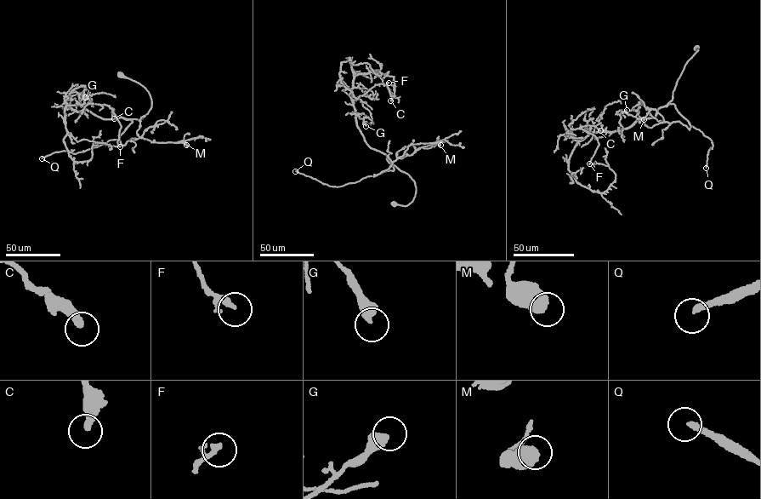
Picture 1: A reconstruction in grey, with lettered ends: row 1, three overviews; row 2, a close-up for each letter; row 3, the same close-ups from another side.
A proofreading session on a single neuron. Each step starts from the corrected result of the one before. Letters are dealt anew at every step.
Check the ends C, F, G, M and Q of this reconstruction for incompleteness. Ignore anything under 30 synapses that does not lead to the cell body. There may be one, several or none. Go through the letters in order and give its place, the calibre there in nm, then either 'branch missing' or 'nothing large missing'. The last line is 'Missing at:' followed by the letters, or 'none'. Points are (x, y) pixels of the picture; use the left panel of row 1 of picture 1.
C: at (114, 118); 360 nm thick; branch missing
F: at (120, 146); 150 nm thick; nothing large missing
G: at (85, 97); 440 nm thick; nothing large missing
M: at (186, 145); 650 nm thick; nothing large missing
Q: at (42, 158); 240 nm thick; branch missing
Missing at: C, Q

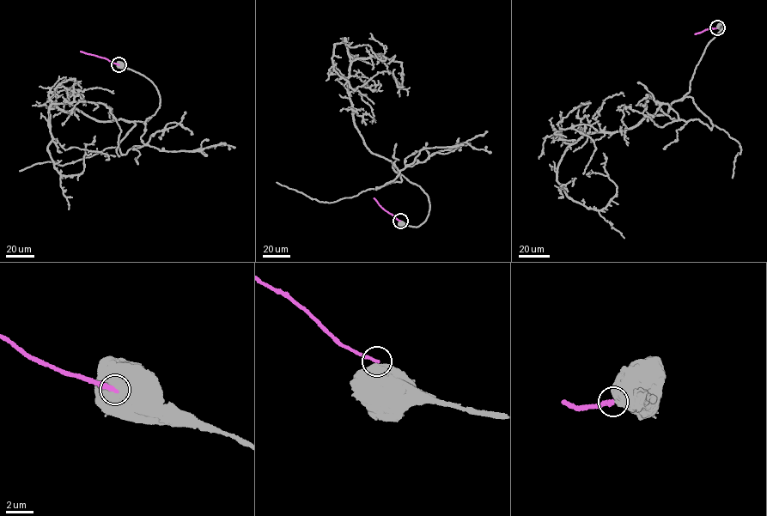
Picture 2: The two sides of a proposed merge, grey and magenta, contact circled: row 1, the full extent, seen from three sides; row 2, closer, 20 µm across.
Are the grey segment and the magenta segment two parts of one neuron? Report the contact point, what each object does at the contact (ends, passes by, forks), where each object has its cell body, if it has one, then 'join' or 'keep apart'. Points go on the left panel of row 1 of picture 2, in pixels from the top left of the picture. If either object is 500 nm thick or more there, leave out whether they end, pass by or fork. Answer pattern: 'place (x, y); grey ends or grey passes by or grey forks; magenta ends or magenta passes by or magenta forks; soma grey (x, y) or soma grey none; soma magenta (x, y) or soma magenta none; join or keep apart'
place (118, 64); soma grey (120, 64); soma magenta none; keep apart

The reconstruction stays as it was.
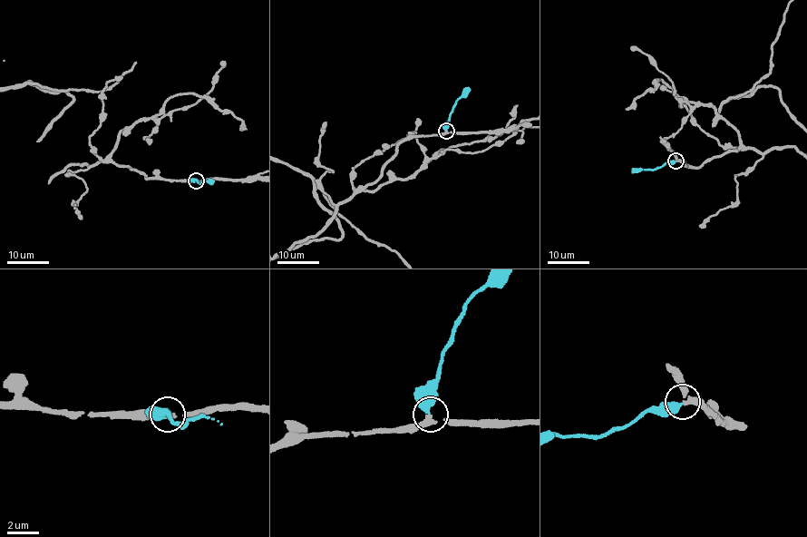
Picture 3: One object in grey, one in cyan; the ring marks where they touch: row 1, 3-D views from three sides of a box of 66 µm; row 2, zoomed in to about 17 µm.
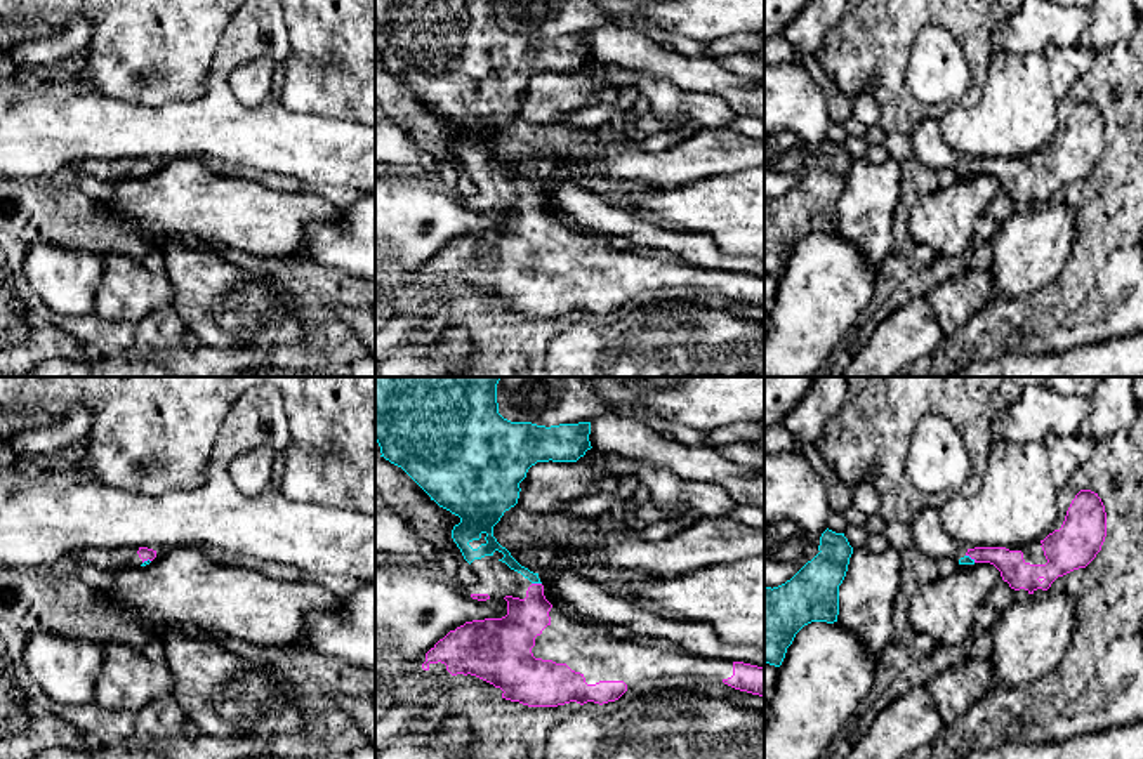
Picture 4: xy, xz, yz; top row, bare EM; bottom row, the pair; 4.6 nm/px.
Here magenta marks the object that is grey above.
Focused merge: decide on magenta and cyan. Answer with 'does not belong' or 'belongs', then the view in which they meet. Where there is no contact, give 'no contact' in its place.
belongs | xz

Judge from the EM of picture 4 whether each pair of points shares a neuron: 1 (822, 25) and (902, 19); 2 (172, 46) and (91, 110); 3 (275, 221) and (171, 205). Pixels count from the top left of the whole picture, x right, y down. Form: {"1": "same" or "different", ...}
{"1": "different", "2": "different", "3": "same"}

